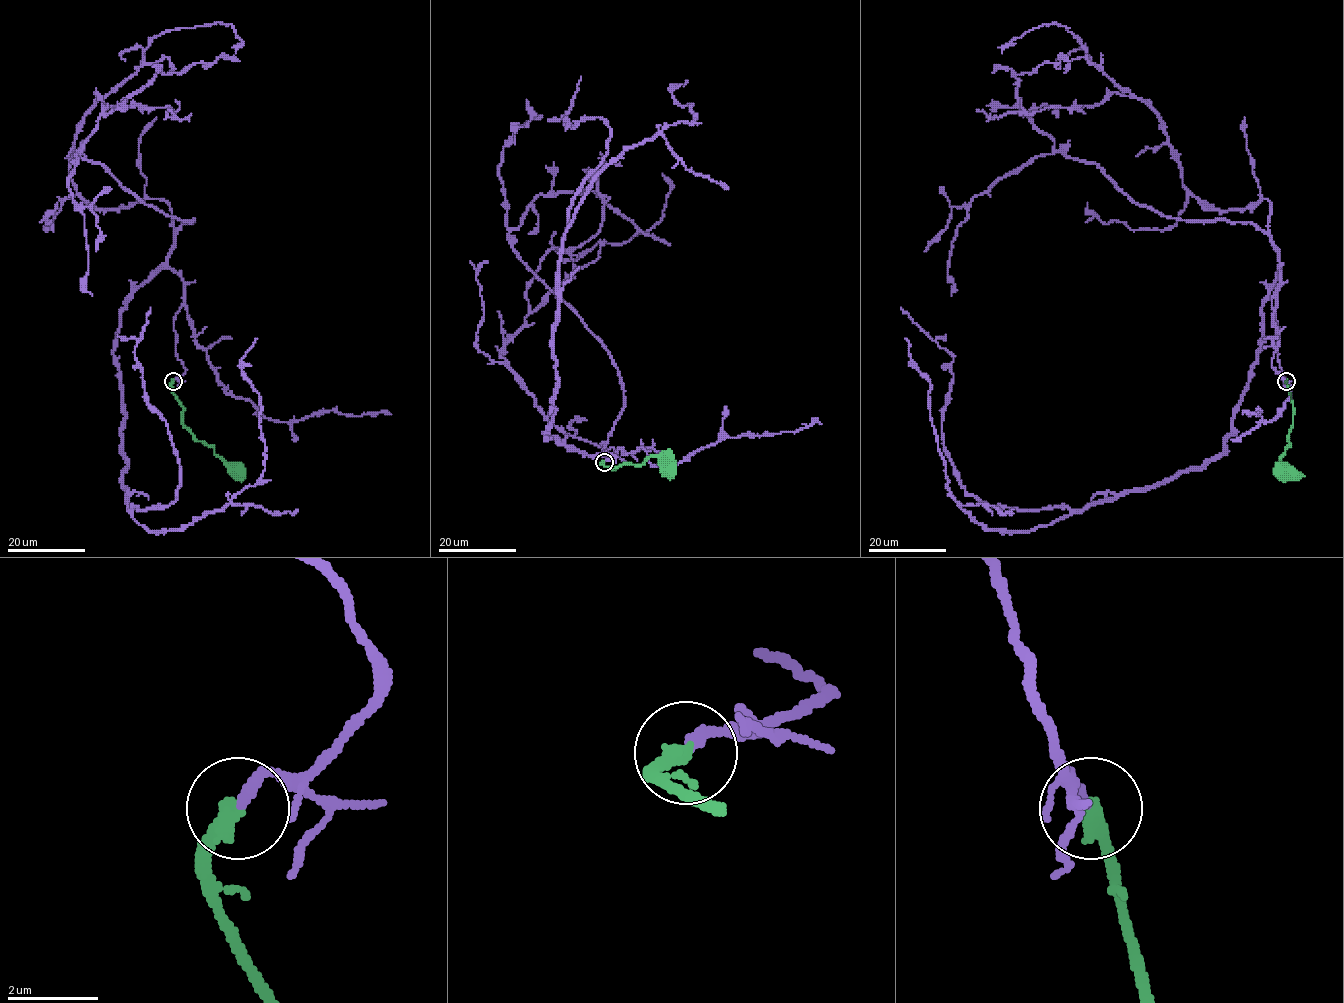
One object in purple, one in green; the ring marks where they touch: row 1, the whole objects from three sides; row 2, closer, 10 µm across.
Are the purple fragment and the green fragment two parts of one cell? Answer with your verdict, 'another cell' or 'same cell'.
same cell

